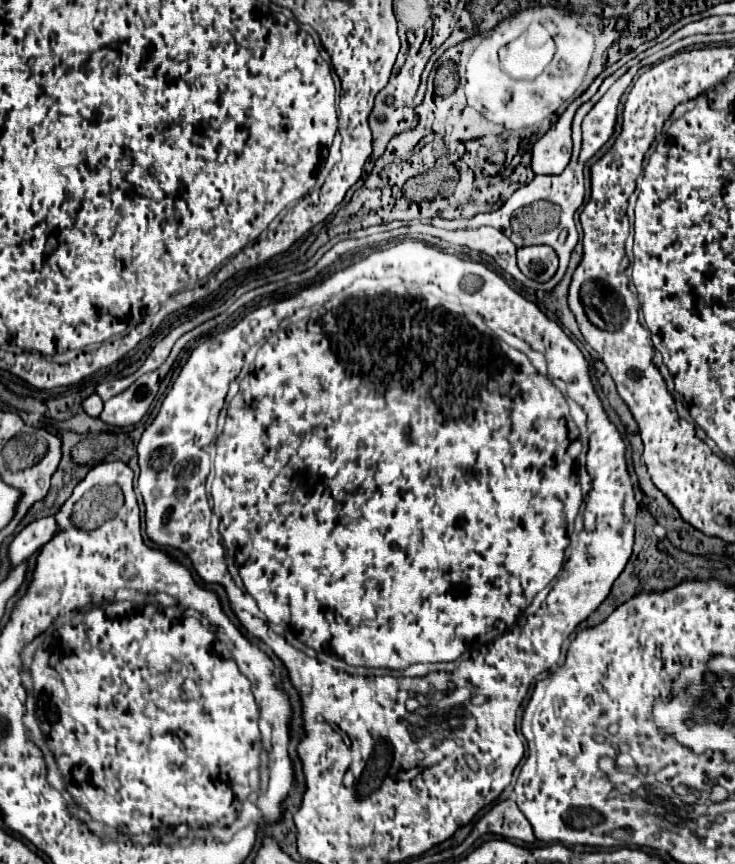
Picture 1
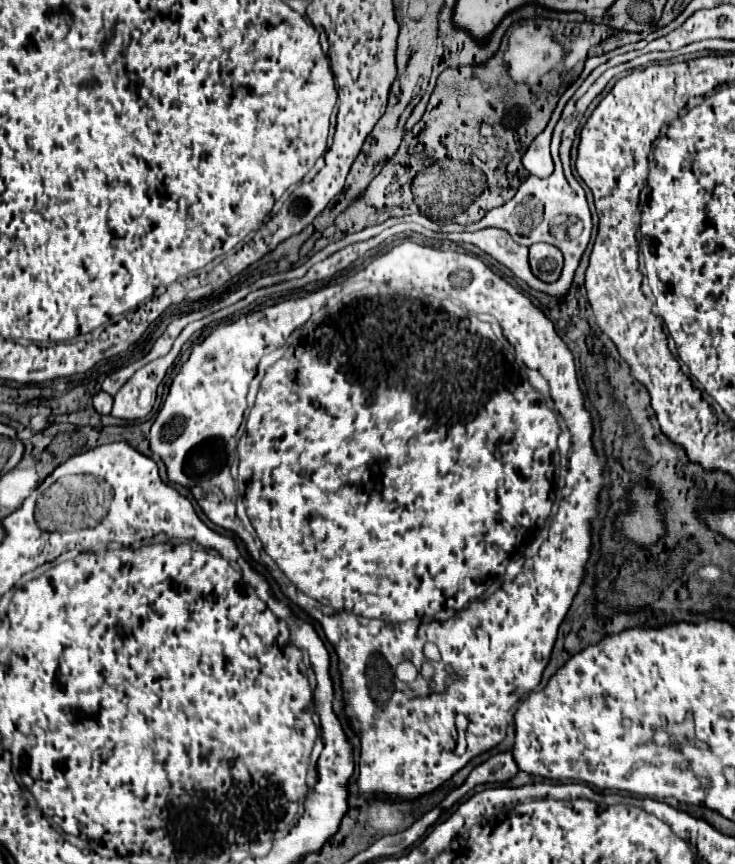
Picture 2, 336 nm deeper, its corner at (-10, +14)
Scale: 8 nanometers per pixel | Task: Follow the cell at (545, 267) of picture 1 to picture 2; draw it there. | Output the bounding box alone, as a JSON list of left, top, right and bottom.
[530,244,562,282]

